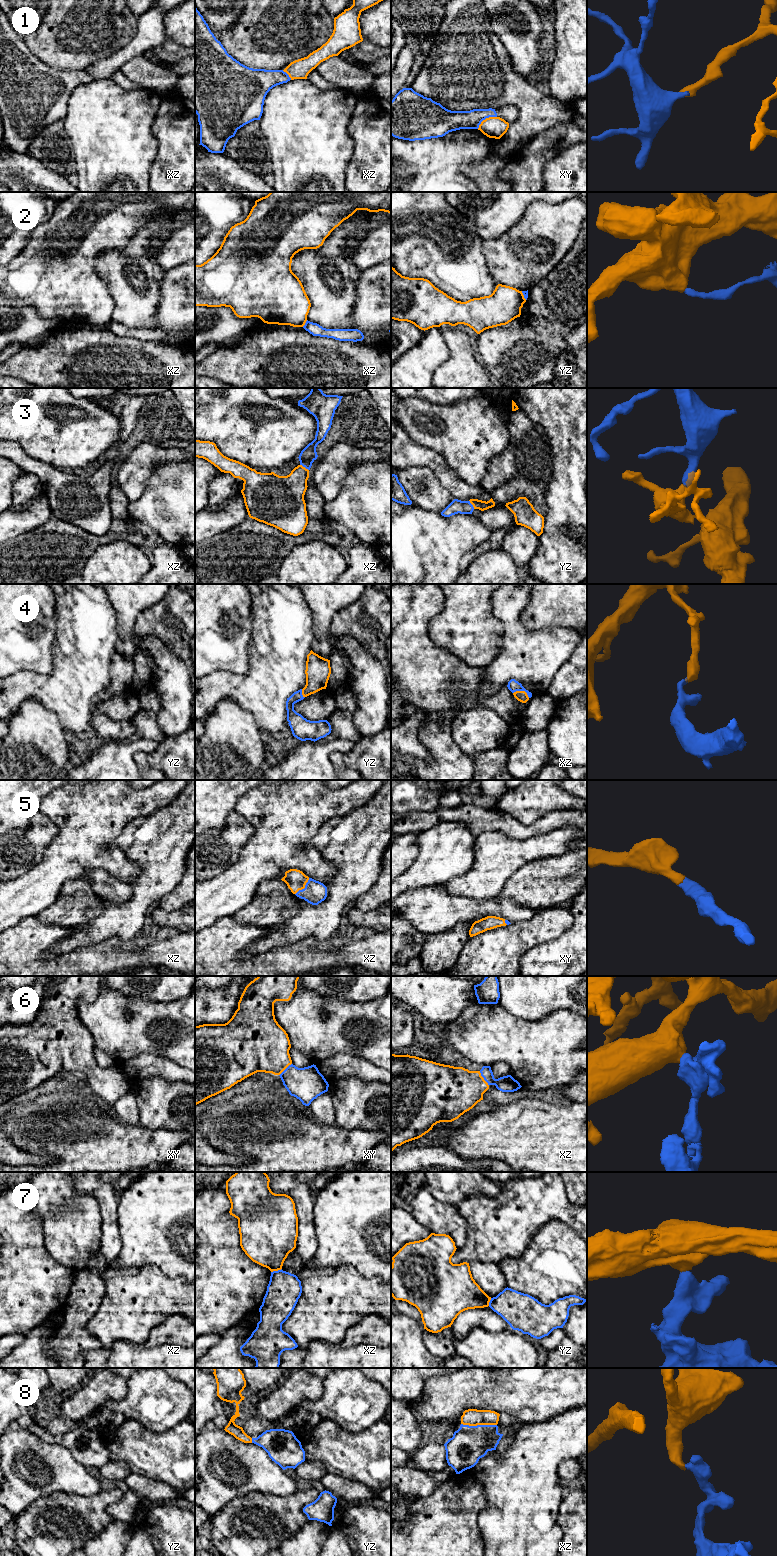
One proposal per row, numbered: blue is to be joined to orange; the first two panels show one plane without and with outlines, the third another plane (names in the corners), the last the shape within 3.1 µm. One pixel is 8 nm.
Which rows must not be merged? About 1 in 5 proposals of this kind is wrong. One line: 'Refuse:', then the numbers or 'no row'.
Refuse: 1, 2, 7

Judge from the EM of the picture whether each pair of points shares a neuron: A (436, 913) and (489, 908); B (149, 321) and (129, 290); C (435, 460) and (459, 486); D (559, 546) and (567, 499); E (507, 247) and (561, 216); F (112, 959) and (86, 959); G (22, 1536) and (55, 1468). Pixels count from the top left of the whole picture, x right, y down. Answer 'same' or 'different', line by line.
A: same
B: same
C: same
D: same
E: same
F: same
G: different

